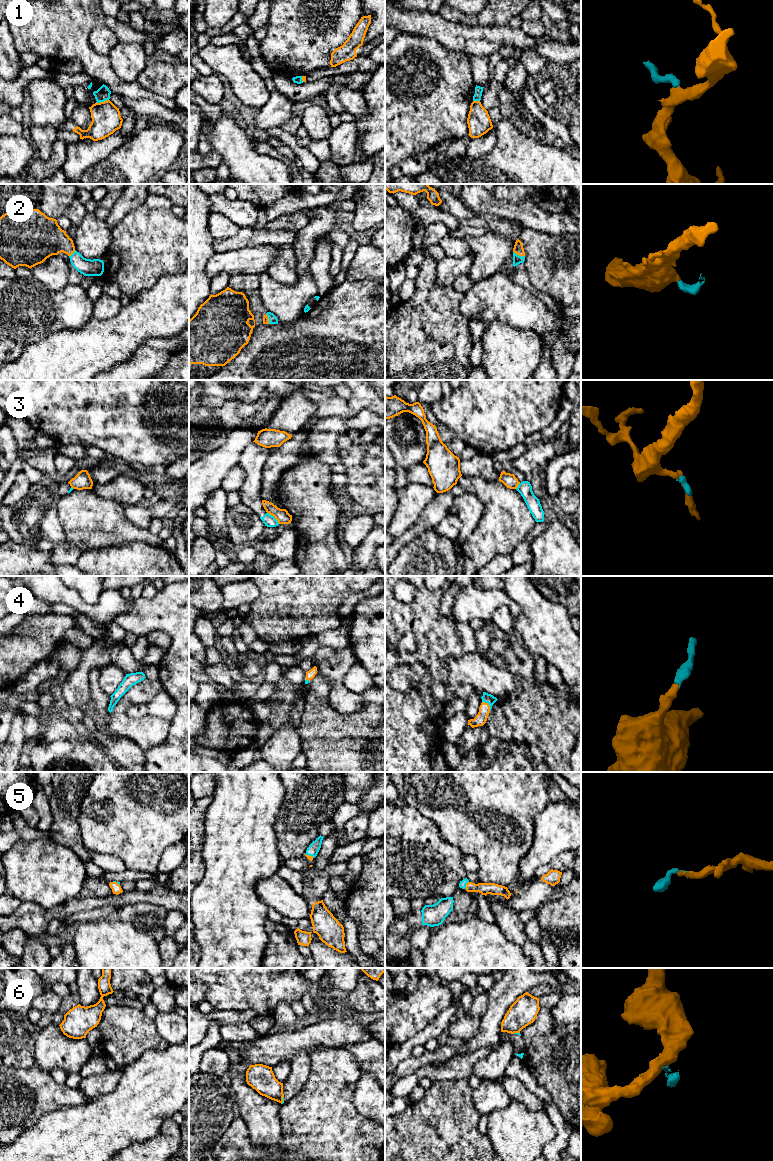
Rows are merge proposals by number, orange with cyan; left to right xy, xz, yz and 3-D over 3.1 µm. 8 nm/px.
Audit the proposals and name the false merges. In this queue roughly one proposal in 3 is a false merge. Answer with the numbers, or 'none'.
1, 3, 6

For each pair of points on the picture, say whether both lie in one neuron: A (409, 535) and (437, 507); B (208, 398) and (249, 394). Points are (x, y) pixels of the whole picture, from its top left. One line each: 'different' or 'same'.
A: same
B: same

